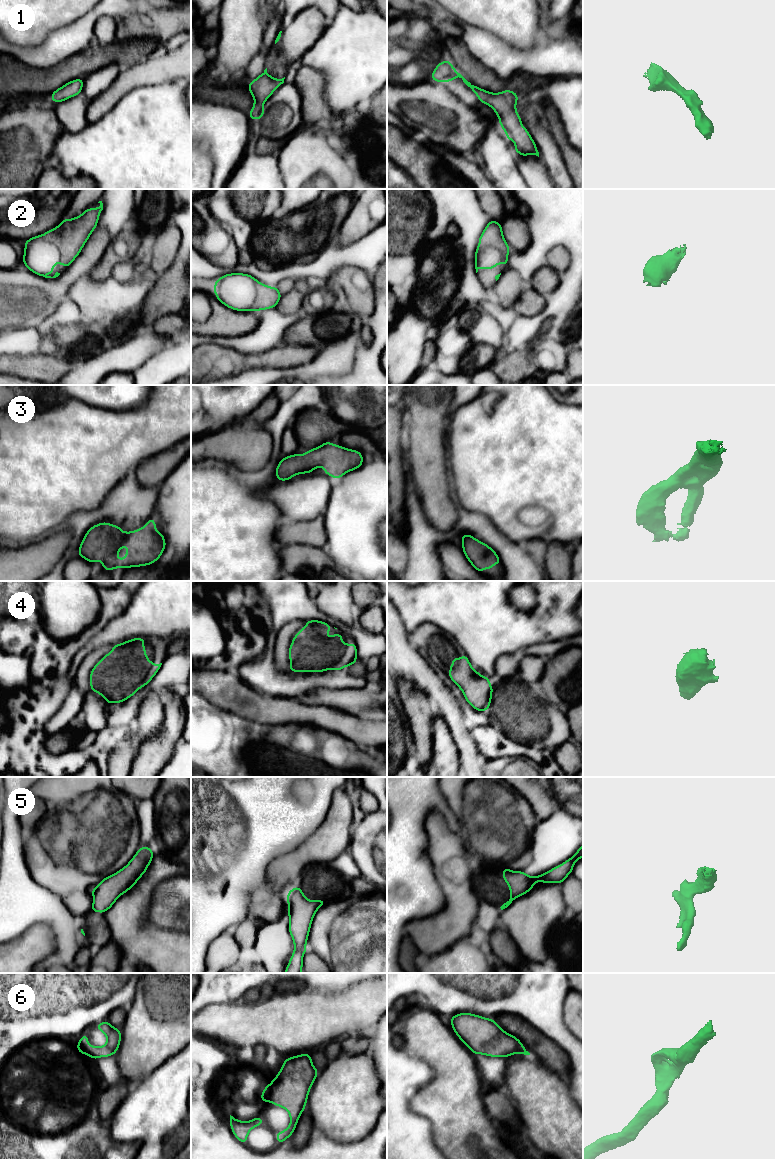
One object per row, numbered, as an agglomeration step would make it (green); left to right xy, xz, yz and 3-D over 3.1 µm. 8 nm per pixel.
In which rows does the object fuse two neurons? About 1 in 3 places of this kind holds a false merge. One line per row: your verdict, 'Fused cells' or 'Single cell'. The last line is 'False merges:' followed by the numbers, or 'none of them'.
1: Single cell
2: Single cell
3: Single cell
4: Single cell
5: Single cell
6: Single cell
False merges: none of them

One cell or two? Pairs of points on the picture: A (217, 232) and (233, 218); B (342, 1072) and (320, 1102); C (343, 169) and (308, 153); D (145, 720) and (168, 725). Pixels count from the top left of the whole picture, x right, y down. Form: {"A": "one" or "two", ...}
{"A": "two", "B": "one", "C": "one", "D": "two"}

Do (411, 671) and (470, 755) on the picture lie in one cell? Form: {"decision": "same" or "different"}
{"decision": "same"}

